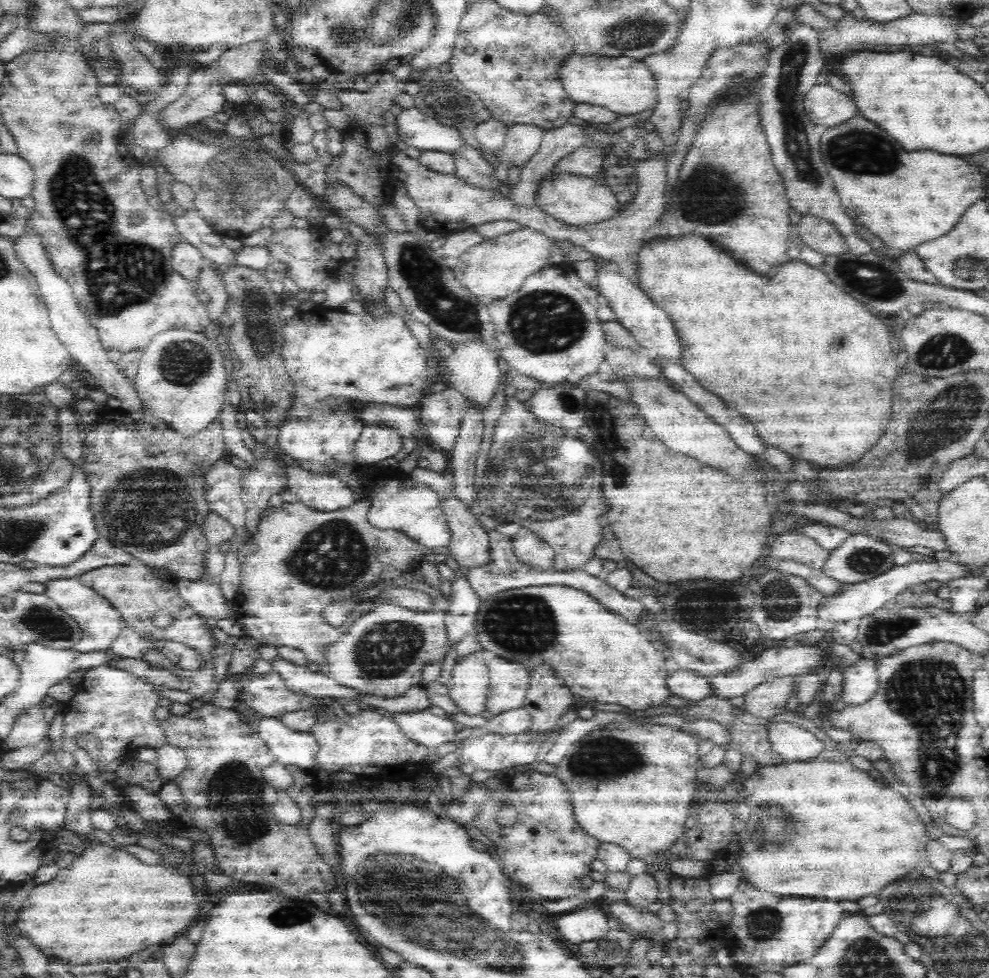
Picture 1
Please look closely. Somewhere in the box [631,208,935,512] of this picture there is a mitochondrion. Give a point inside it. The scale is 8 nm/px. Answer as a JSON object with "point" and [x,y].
{"point":[871,279]}

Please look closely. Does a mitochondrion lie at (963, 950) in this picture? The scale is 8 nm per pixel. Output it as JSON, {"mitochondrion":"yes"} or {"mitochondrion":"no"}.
{"mitochondrion":"yes"}

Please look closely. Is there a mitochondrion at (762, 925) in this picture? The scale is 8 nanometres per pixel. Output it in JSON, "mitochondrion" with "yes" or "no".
{"mitochondrion":"yes"}

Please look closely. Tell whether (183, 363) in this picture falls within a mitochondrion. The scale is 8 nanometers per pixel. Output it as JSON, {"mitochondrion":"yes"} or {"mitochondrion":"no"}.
{"mitochondrion":"yes"}

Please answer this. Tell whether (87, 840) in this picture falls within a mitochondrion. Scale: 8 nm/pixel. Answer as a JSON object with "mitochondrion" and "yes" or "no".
{"mitochondrion":"no"}

